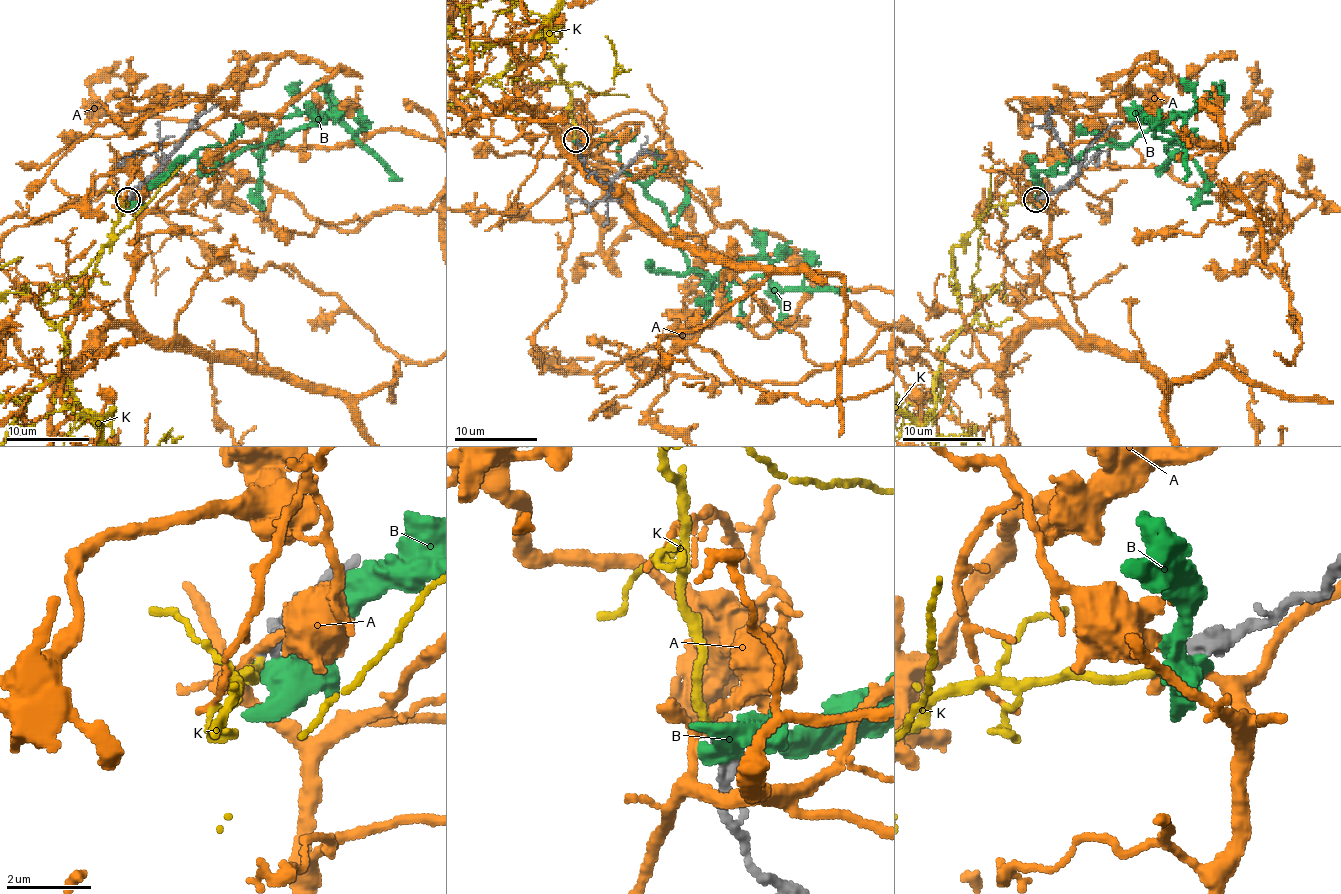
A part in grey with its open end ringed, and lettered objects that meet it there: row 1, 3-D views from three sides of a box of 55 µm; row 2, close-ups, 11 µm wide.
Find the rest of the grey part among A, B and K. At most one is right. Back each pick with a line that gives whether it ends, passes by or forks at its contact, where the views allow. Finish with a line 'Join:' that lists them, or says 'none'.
K: it ends there
Join: K

